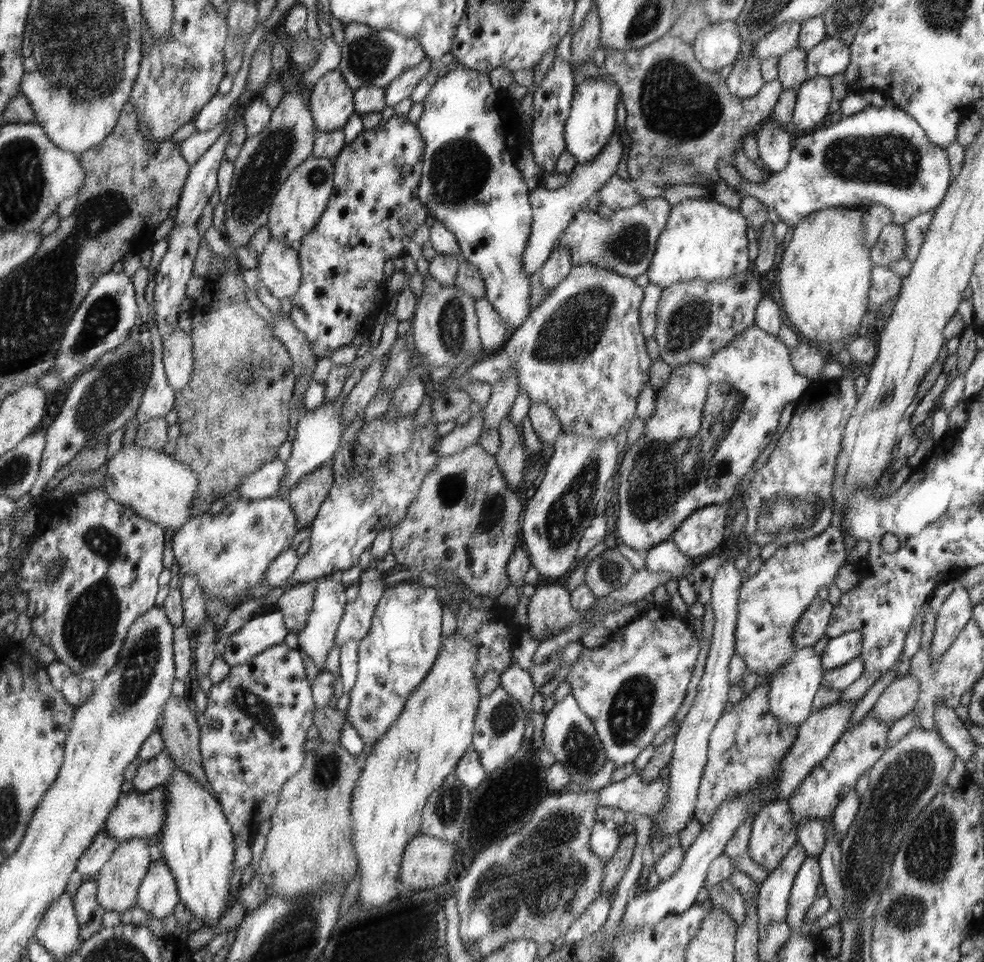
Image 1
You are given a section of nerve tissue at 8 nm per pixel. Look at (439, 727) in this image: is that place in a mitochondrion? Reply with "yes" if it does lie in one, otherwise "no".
no

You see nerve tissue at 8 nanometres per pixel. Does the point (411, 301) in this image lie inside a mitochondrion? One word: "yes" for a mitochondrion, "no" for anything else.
no

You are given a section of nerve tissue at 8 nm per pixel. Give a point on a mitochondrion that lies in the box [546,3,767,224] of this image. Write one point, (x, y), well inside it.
(675, 104)

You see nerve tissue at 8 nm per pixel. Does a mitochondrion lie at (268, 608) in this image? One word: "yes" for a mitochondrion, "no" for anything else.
no

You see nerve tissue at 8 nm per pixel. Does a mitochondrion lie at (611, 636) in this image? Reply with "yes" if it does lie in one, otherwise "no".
no

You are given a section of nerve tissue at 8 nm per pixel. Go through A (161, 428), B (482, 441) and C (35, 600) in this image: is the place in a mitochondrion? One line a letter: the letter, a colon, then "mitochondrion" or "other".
A: other
B: other
C: other

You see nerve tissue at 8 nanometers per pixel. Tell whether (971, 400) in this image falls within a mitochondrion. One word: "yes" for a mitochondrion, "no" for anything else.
no

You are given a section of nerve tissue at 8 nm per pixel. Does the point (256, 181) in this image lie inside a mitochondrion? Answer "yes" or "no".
yes

